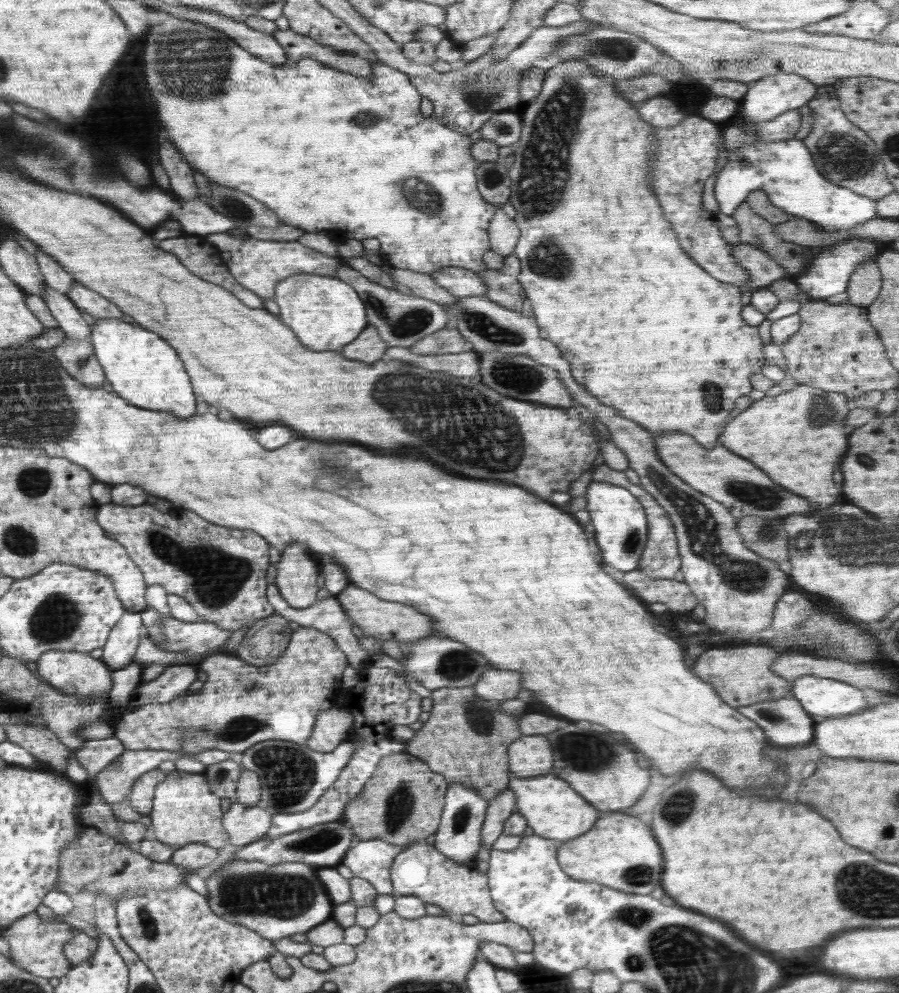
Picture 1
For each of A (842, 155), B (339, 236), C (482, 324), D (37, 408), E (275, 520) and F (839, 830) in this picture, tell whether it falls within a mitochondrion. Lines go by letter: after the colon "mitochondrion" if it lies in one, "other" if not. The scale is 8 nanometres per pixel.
A: mitochondrion
B: other
C: mitochondrion
D: mitochondrion
E: other
F: other

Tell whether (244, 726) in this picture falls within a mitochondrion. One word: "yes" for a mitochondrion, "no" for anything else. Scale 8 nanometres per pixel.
yes

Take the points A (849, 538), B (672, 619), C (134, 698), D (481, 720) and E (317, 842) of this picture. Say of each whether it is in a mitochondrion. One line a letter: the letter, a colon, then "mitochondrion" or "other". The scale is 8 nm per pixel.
A: mitochondrion
B: other
C: other
D: mitochondrion
E: mitochondrion

